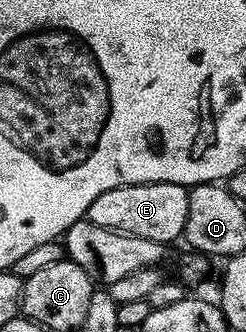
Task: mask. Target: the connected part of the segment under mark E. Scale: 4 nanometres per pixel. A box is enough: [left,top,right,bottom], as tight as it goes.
[85,184,189,246]

